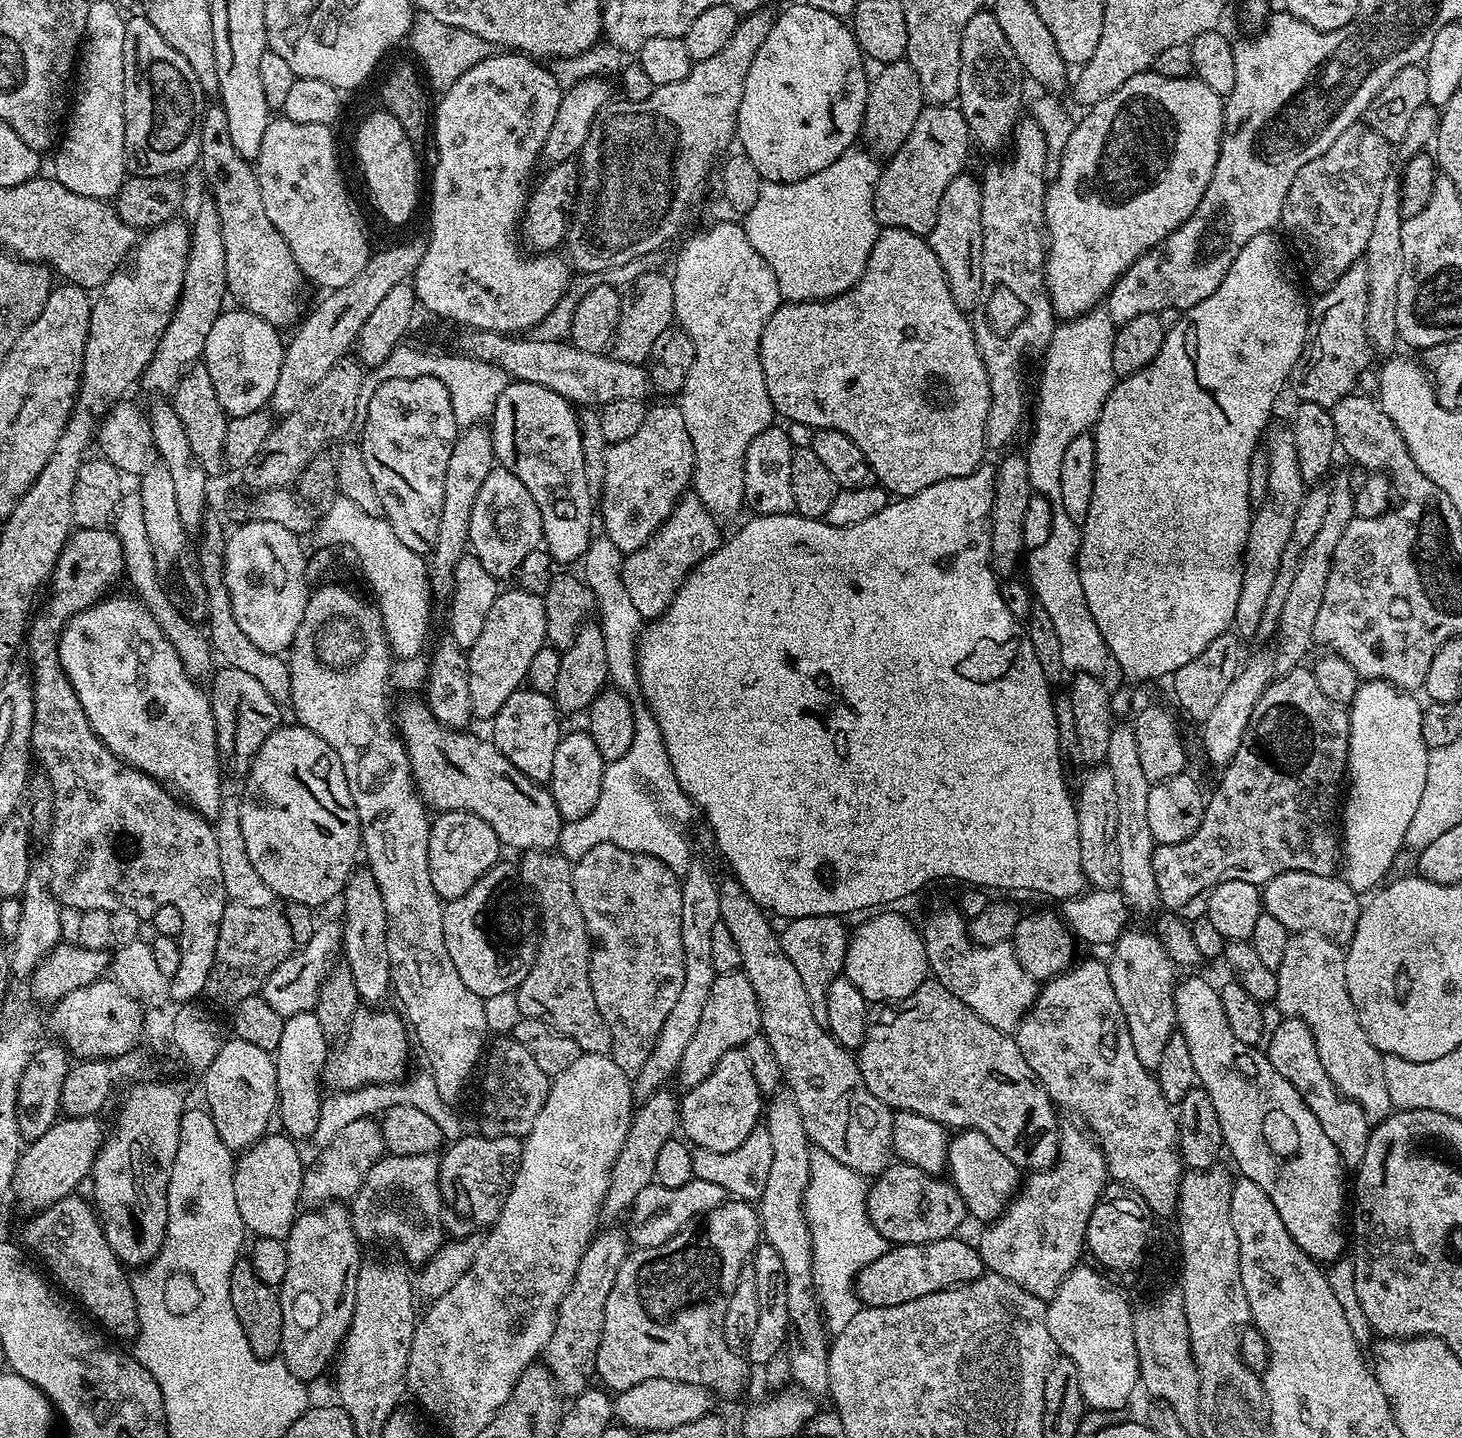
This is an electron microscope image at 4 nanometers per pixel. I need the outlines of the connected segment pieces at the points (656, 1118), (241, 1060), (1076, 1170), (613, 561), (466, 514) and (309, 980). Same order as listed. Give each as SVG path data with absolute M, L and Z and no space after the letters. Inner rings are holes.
M668 1091L656 1092L635 1109L632 1125L626 1134L626 1142L610 1170L610 1186L602 1209L605 1217L623 1217L631 1209L638 1194L642 1194L642 1190L646 1190L646 1186L655 1181L658 1153L662 1151L662 1146L666 1146L668 1140L677 1135L680 1123L680 1100Z
M228 1038L219 1051L218 1056L208 1068L203 1069L204 1100L208 1113L214 1118L214 1126L218 1126L218 1138L226 1142L226 1146L234 1154L239 1154L245 1148L251 1148L258 1143L269 1131L268 1123L273 1123L278 1112L276 1099L276 1062L273 1053L258 1050L258 1046L250 1042L242 1042L235 1038Z
M1083 1127L1060 1129L1060 1157L1051 1168L1036 1170L1032 1176L1021 1183L1015 1197L1008 1201L1004 1213L987 1225L988 1228L978 1239L980 1257L988 1272L997 1272L1002 1278L1022 1286L1030 1294L1034 1294L1045 1302L1062 1286L1062 1282L1072 1269L1081 1263L1080 1255L1085 1255L1086 1226L1090 1222L1090 1214L1100 1201L1101 1194L1110 1183L1108 1167L1100 1145Z
M599 535L589 541L587 551L582 557L584 572L582 579L594 593L597 602L597 613L602 614L598 622L603 630L603 638L606 641L606 660L608 677L611 685L622 692L632 704L632 713L641 720L656 720L644 697L640 692L639 679L636 674L636 650L638 647L638 635L641 631L644 618L638 614L630 594L622 581L622 566L625 553L618 550L618 546L611 542L608 536Z
M487 427L465 428L456 437L454 450L450 450L450 466L446 466L446 494L442 494L442 522L438 522L438 542L430 553L428 587L437 601L451 601L454 594L454 572L458 562L469 551L470 514L474 514L474 498L486 482L486 474L497 467L492 434Z
M339 923L324 924L321 928L319 925L313 931L310 942L306 942L306 946L302 946L302 950L298 950L290 958L286 958L286 962L279 964L270 974L270 978L266 978L262 989L264 1000L270 1002L271 1008L278 1010L278 1014L285 1018L294 1014L313 1011L318 1002L320 988L334 967L332 959L338 956L341 948L341 925Z

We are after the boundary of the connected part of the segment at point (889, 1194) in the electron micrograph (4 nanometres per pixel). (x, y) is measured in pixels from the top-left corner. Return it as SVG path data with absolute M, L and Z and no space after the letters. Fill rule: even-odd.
M903 1162L889 1163L888 1167L871 1181L868 1190L866 1210L870 1214L870 1222L874 1222L874 1230L888 1240L889 1245L898 1244L925 1244L938 1242L942 1238L957 1235L963 1226L964 1220L969 1219L968 1207L962 1202L962 1194L947 1179L939 1175L922 1170L913 1164Z

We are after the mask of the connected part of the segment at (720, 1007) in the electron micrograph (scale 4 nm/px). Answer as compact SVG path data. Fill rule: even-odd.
M740 970L719 973L710 989L706 1006L703 1007L698 1030L683 1051L681 1064L677 1066L674 1075L675 1082L680 1083L684 1090L698 1086L698 1082L710 1078L710 1070L718 1066L718 1058L722 1058L722 1054L743 1048L746 1042L750 1042L750 1038L758 1035L761 1035L760 1007L754 986L750 986L750 978L746 978Z

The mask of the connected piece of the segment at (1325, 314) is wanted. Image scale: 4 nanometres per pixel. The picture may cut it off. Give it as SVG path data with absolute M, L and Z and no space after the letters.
M1357 266L1346 270L1334 286L1330 286L1325 292L1315 297L1316 305L1313 303L1308 318L1308 333L1302 354L1294 366L1290 377L1290 388L1296 391L1296 400L1300 402L1314 402L1318 406L1331 408L1341 398L1349 395L1360 376L1360 371L1368 364L1368 352L1370 353L1369 340L1364 332L1364 319L1367 312L1367 274L1363 267Z

